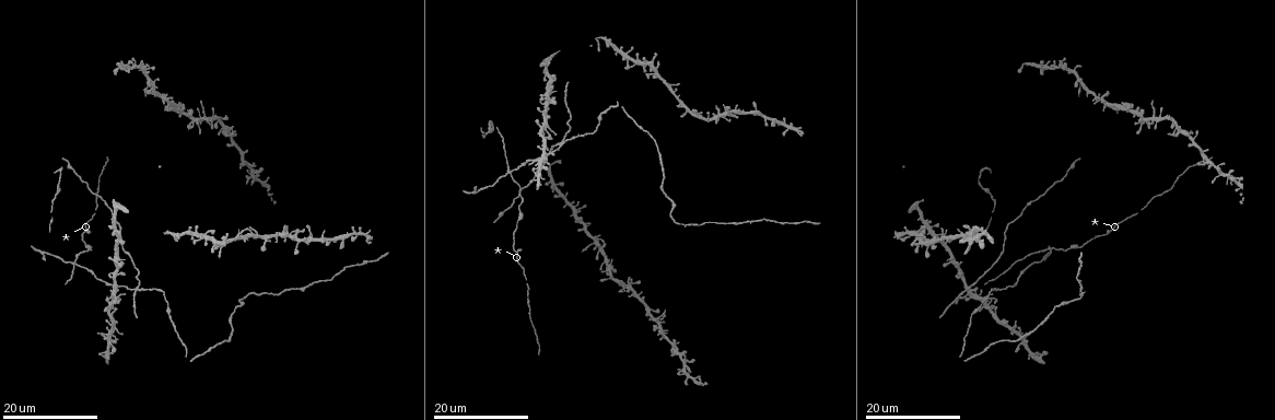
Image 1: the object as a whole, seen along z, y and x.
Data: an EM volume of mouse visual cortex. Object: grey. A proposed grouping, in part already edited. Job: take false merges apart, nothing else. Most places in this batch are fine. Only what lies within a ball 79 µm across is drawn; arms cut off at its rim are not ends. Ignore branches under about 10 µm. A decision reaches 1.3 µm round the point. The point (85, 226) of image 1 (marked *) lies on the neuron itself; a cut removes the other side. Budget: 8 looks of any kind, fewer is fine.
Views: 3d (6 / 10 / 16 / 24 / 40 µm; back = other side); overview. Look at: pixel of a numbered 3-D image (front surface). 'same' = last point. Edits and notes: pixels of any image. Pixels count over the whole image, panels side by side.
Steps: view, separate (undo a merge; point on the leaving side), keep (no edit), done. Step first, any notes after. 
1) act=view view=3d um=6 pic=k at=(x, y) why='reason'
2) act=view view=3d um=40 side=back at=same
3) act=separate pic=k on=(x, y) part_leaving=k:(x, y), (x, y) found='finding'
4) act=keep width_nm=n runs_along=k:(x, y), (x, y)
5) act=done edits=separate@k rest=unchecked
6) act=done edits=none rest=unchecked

act=view view=3d um=24 pic=1 at=(78, 266)

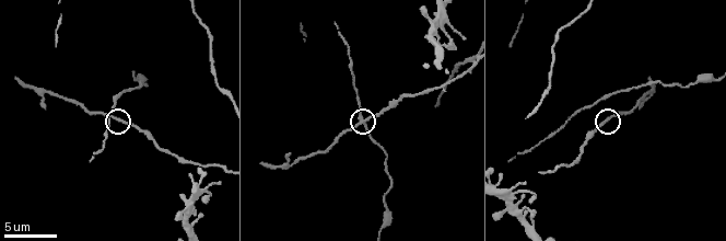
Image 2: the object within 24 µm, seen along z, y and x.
act=view view=3d um=10 pic=2 at=(359, 121)

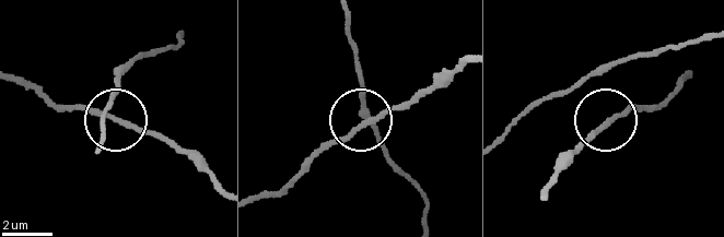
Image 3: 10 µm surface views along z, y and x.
act=keep width_nm=180 runs_along=3:(709, 35), (627, 58), (590, 79), (610, 117), (656, 106) found='all the same neuron'

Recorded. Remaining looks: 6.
act=view view=3d um=16 pic=1 at=(238, 306) why='sudden change in width'

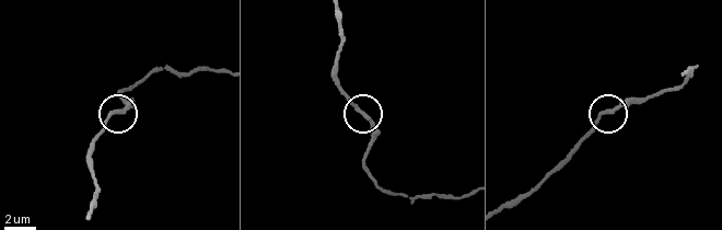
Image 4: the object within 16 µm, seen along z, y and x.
act=view view=3d um=6 pic=4 at=(113, 113)

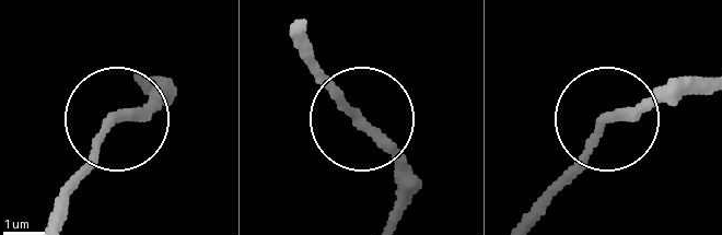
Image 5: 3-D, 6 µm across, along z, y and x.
act=keep width_nm=240 runs_along=5:(521, 216), (594, 132), (674, 84) found='continuous, no second neuron'

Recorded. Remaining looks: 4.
act=view view=3d um=16 pic=1 at=(149, 80) why='four or more arms meet'

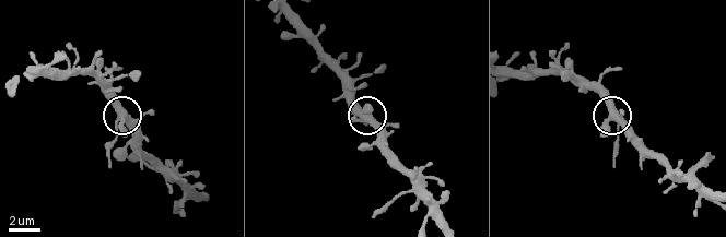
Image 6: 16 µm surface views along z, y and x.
act=view view=3d um=10 pic=6 at=(117, 118)

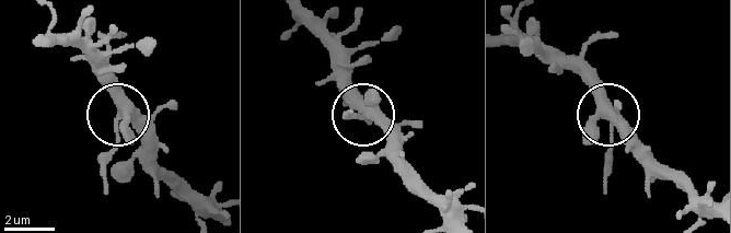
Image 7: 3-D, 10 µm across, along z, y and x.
act=keep arms=4 found='all the same neuron'

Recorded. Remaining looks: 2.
act=view view=3d um=16 pic=1 at=(195, 118)

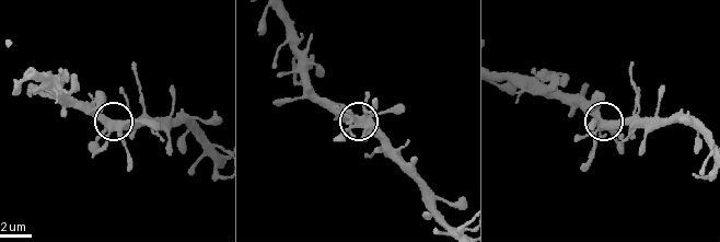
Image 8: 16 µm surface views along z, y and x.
act=view view=3d um=6 pic=8 at=(355, 120)

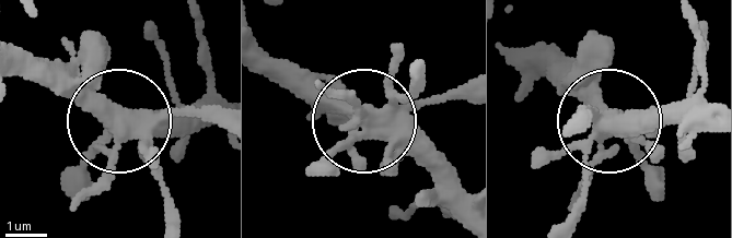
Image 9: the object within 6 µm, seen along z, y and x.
act=keep width_nm=440 found='all the same neuron'

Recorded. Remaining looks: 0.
act=done edits=none rest=unchecked

